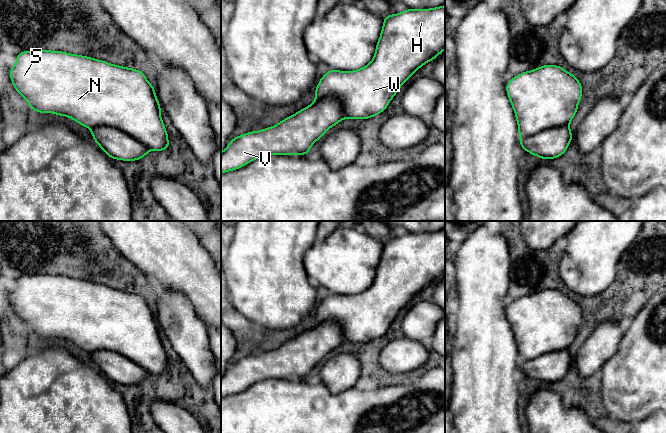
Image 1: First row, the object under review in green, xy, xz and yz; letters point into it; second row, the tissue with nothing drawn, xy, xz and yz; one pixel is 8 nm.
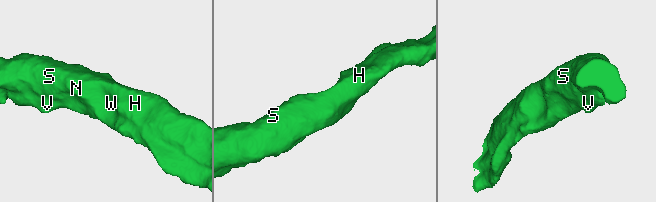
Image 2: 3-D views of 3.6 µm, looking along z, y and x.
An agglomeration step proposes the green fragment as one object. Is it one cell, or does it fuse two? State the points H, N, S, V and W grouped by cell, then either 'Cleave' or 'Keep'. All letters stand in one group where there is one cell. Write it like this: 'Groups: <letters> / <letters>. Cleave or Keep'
Groups: H N S V W. Keep

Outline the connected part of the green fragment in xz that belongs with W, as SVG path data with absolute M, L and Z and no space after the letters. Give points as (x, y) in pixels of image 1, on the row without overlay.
M445 229L410 233L384 240L372 285L355 295L329 294L318 306L315 325L277 349L233 361L221 376L221 397L244 391L266 379L306 379L324 357L345 342L370 343L382 337L399 312L424 288L445 273Z

